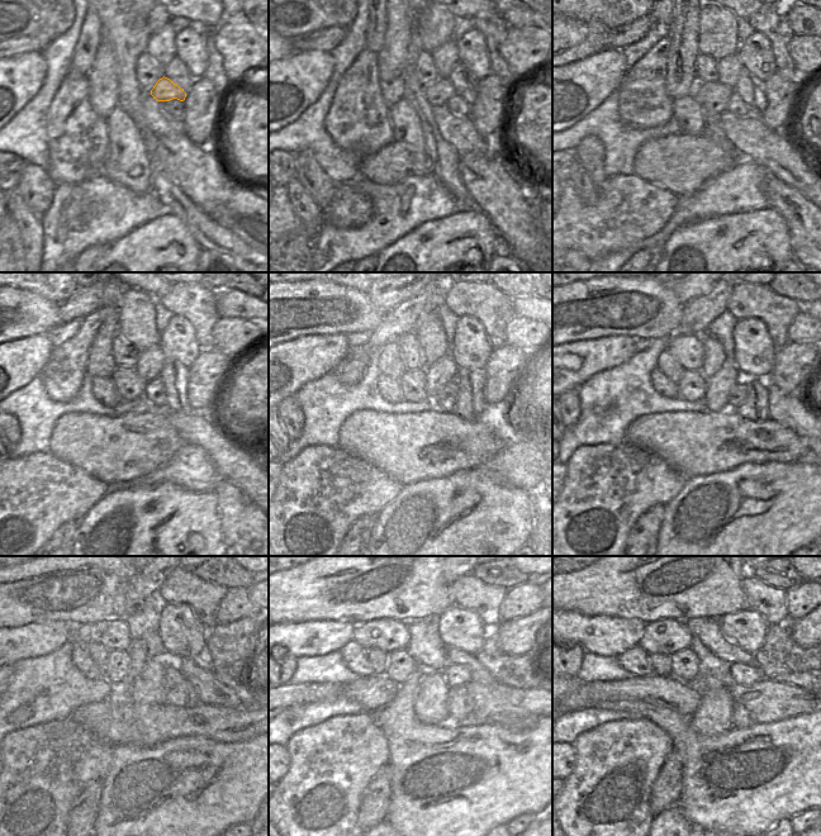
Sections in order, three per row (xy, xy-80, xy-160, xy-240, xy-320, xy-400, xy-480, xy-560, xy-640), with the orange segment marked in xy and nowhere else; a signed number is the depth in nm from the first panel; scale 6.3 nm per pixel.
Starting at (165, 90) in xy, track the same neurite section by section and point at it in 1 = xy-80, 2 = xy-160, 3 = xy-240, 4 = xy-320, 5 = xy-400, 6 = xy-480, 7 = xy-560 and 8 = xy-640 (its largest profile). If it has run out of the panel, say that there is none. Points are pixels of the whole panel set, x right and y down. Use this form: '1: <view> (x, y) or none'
1: xy-80 (437, 94)
2: xy-160 (713, 96)
3: xy-240 (128, 383)
4: xy-320 (412, 383)
5: xy-400 (692, 385)
6: xy-480 (118, 663)
7: xy-560 (399, 665)
8: xy-640 (684, 665)

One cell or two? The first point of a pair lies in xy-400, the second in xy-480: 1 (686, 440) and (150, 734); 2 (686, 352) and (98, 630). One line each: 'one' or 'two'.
1: one
2: one

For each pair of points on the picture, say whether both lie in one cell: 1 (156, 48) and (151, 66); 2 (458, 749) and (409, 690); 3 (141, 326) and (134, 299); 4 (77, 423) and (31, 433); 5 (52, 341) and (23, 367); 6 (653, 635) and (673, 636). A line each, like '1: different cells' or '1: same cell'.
1: different cells
2: same cell
3: same cell
4: different cells
5: same cell
6: same cell

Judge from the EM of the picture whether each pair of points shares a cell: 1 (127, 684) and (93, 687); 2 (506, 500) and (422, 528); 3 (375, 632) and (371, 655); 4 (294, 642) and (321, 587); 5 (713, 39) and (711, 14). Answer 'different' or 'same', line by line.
1: different
2: same
3: different
4: different
5: same

